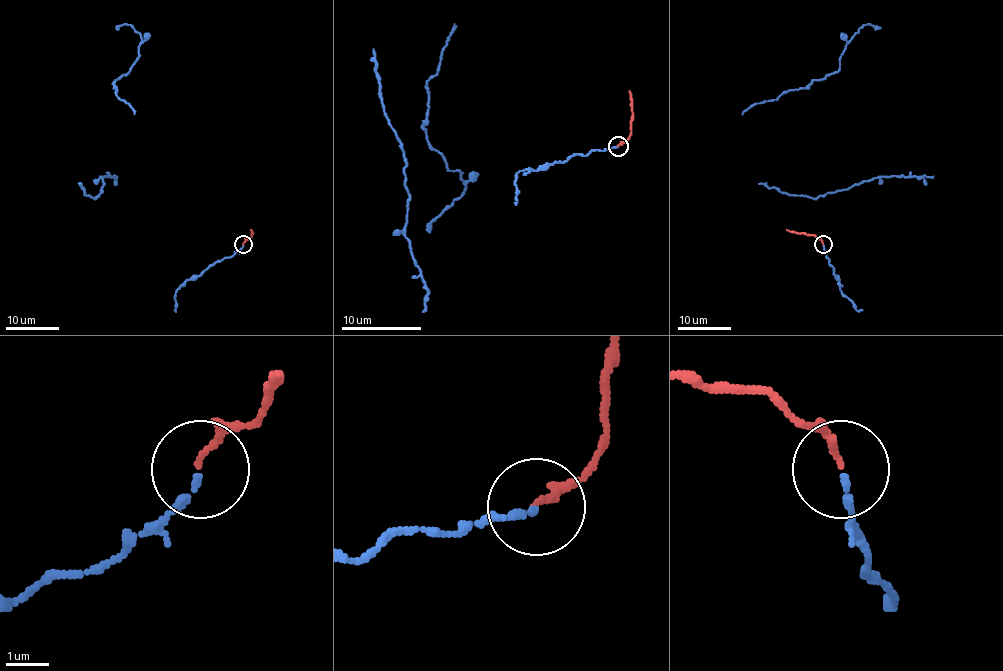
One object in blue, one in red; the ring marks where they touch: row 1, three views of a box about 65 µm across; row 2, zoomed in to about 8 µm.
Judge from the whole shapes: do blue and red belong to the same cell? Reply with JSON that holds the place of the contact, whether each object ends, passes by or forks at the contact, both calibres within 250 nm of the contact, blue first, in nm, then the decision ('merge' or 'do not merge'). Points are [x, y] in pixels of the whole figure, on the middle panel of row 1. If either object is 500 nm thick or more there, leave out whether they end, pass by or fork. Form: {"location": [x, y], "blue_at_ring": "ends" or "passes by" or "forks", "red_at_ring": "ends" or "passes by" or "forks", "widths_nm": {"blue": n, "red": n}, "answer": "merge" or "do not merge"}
{"location": [618, 146], "blue_at_ring": "ends", "red_at_ring": "ends", "widths_nm": {"blue": 150, "red": 120}, "answer": "merge"}

